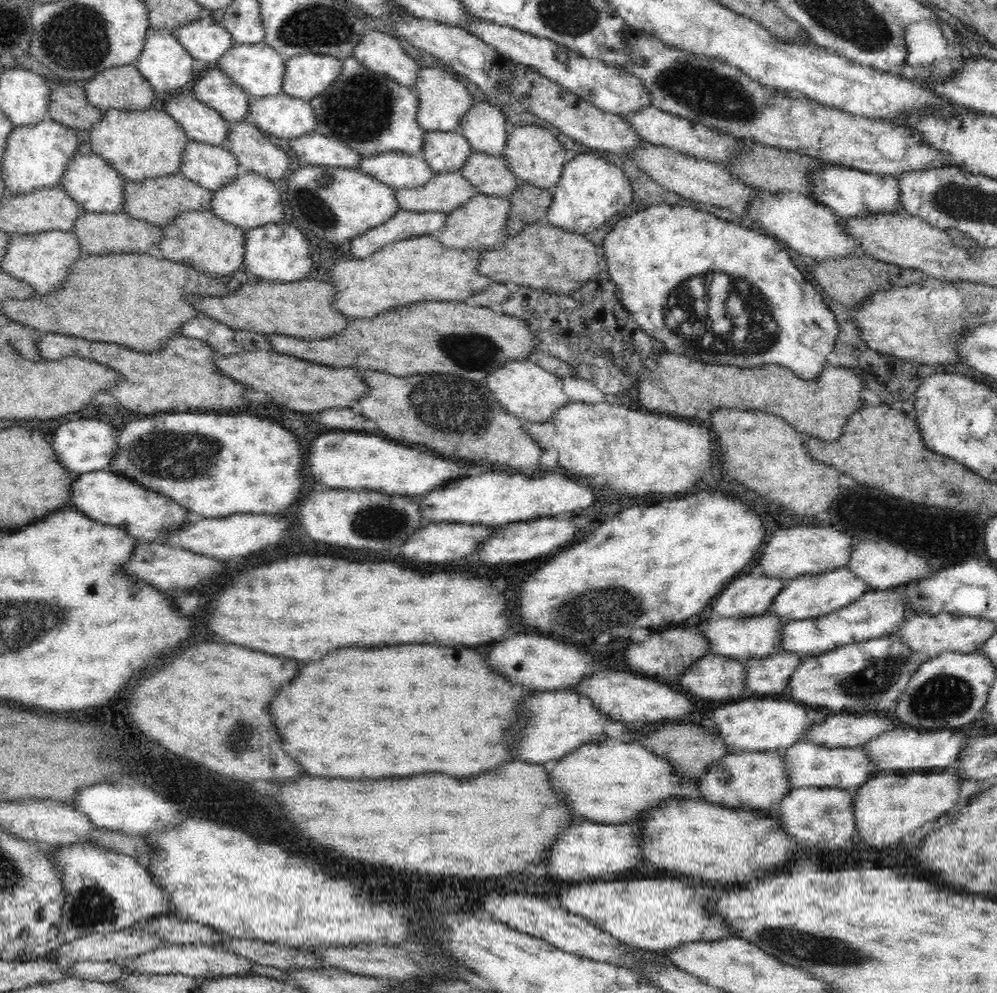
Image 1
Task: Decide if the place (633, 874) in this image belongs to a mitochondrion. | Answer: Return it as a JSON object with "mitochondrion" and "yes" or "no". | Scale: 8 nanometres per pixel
{"mitochondrion":"no"}

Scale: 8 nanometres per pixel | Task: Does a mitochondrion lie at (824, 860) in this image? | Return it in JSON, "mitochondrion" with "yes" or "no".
{"mitochondrion":"no"}

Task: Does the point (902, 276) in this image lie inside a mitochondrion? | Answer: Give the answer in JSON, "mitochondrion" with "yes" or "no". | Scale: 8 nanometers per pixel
{"mitochondrion":"no"}

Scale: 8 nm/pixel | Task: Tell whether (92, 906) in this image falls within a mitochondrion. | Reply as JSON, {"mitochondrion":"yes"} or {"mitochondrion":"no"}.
{"mitochondrion":"yes"}

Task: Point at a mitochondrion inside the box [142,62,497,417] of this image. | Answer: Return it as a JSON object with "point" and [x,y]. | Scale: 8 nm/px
{"point":[362,109]}

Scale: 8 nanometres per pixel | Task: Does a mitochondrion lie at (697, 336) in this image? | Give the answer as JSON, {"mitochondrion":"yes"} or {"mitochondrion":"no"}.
{"mitochondrion":"yes"}

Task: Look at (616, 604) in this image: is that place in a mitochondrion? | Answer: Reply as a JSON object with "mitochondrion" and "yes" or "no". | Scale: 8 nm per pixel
{"mitochondrion":"yes"}

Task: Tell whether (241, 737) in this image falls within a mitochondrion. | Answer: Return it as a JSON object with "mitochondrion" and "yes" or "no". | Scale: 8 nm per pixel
{"mitochondrion":"yes"}

